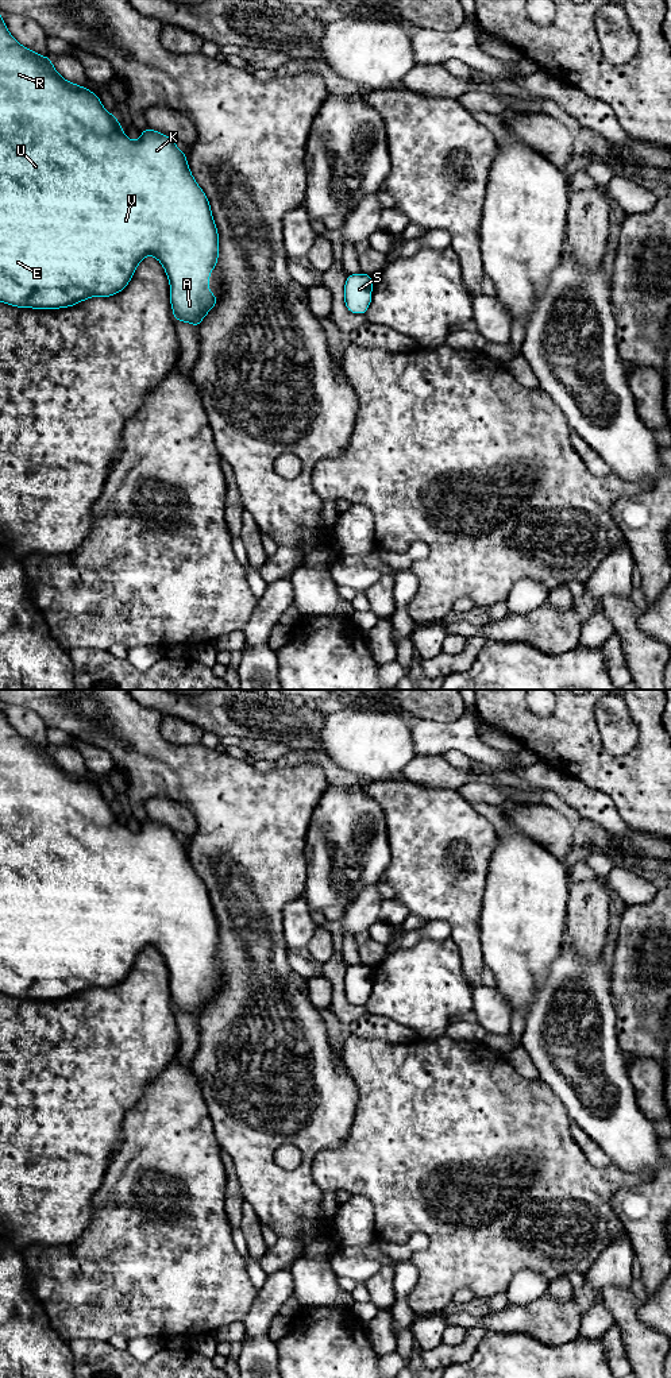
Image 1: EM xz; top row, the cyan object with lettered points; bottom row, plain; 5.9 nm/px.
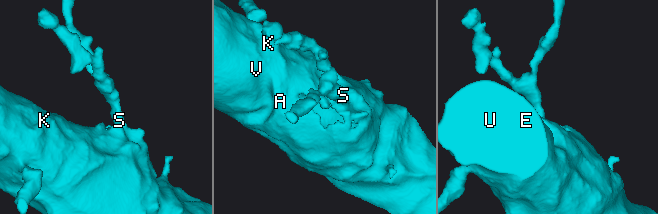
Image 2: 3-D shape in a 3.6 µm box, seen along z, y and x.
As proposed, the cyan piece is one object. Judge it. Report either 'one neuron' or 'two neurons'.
one neuron

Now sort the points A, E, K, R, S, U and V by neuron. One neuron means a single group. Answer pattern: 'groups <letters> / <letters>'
groups A E K R S U V

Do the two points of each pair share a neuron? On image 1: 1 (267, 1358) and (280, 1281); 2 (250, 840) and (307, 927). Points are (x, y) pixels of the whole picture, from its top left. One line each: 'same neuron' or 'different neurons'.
1: same neuron
2: different neurons

